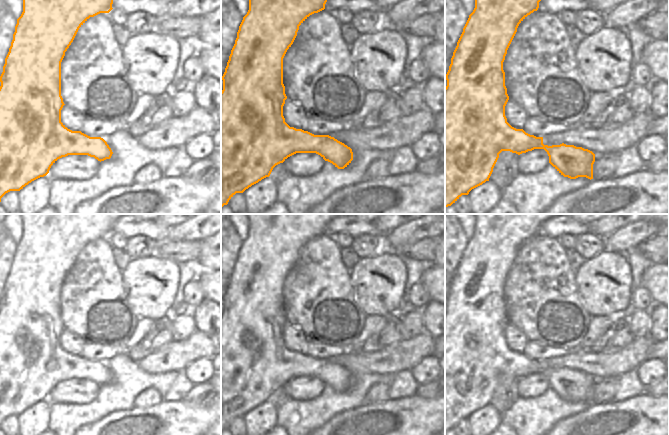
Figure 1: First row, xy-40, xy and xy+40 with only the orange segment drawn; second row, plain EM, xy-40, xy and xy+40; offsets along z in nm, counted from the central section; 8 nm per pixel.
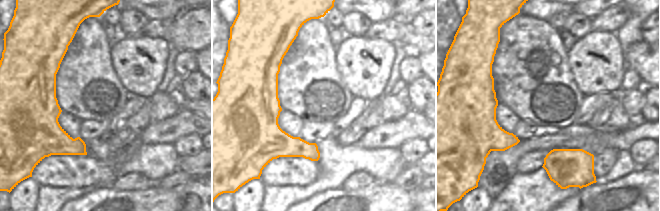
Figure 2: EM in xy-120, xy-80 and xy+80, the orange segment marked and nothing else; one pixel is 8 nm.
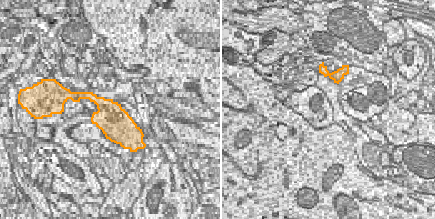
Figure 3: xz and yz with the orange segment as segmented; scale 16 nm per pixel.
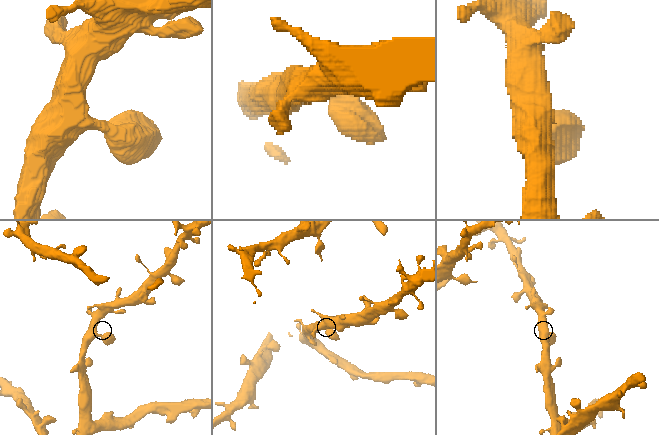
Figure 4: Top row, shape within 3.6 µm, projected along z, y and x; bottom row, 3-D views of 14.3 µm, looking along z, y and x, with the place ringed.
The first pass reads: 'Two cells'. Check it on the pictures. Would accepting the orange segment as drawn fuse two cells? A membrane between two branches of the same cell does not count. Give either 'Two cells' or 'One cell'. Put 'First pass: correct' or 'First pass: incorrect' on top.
First pass: incorrect
One cell.

